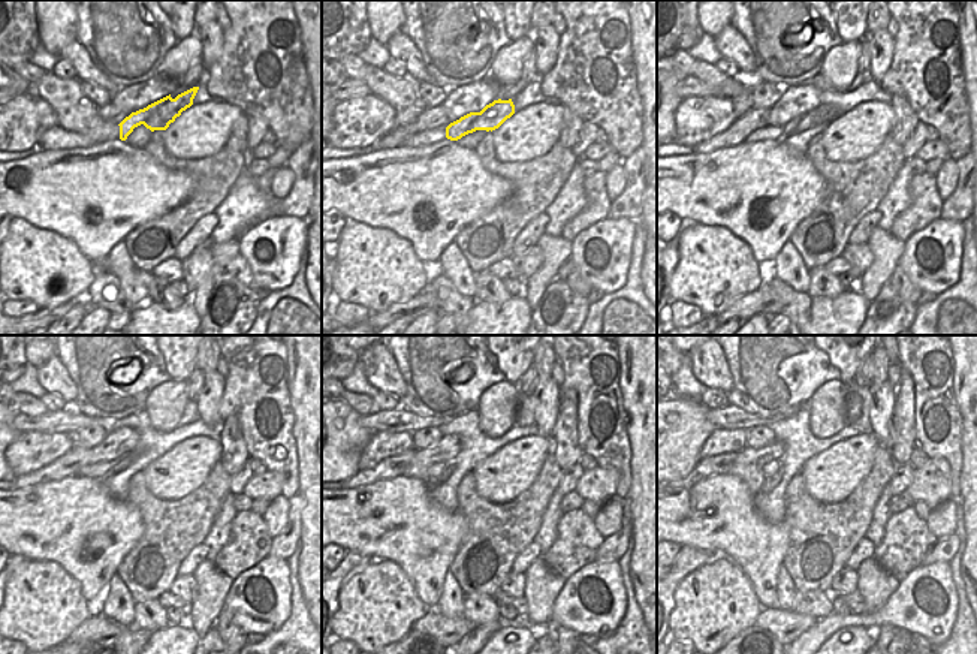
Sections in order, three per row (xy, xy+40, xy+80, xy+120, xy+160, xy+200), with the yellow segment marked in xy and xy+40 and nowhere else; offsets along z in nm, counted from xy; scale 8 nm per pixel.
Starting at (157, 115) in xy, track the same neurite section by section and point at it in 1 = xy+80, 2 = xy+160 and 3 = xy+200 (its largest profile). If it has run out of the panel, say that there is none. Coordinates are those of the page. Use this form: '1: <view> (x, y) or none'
1: xy+80 (825, 114)
2: xy+160 (451, 464)
3: xy+200 (769, 482)

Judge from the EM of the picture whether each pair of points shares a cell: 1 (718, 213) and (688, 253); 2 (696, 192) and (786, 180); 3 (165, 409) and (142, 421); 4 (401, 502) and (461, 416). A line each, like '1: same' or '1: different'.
1: different
2: same
3: different
4: different

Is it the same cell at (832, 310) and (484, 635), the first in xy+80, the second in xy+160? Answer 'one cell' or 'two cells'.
two cells

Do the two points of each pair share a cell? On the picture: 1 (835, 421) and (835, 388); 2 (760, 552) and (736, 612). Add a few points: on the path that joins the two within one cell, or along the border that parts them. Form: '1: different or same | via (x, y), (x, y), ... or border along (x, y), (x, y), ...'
1: same | via (835, 413), (835, 395)
2: different | border along (724, 555), (744, 573), (760, 603)

